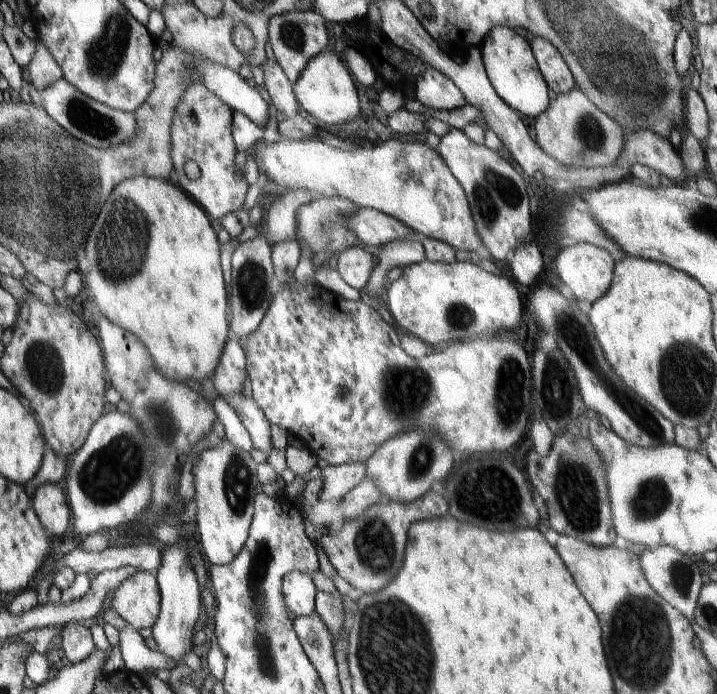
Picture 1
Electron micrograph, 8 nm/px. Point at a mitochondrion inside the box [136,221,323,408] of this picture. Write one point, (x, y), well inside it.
(250, 287)

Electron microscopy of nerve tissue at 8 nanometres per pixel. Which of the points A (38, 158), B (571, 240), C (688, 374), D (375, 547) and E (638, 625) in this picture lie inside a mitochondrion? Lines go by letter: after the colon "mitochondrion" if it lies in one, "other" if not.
A: mitochondrion
B: other
C: mitochondrion
D: mitochondrion
E: mitochondrion

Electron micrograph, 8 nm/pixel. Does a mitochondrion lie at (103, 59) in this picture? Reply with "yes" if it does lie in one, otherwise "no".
yes

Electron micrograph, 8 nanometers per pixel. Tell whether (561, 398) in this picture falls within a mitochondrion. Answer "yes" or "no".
yes

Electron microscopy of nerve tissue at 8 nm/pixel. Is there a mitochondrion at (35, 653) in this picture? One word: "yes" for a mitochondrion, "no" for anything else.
no

